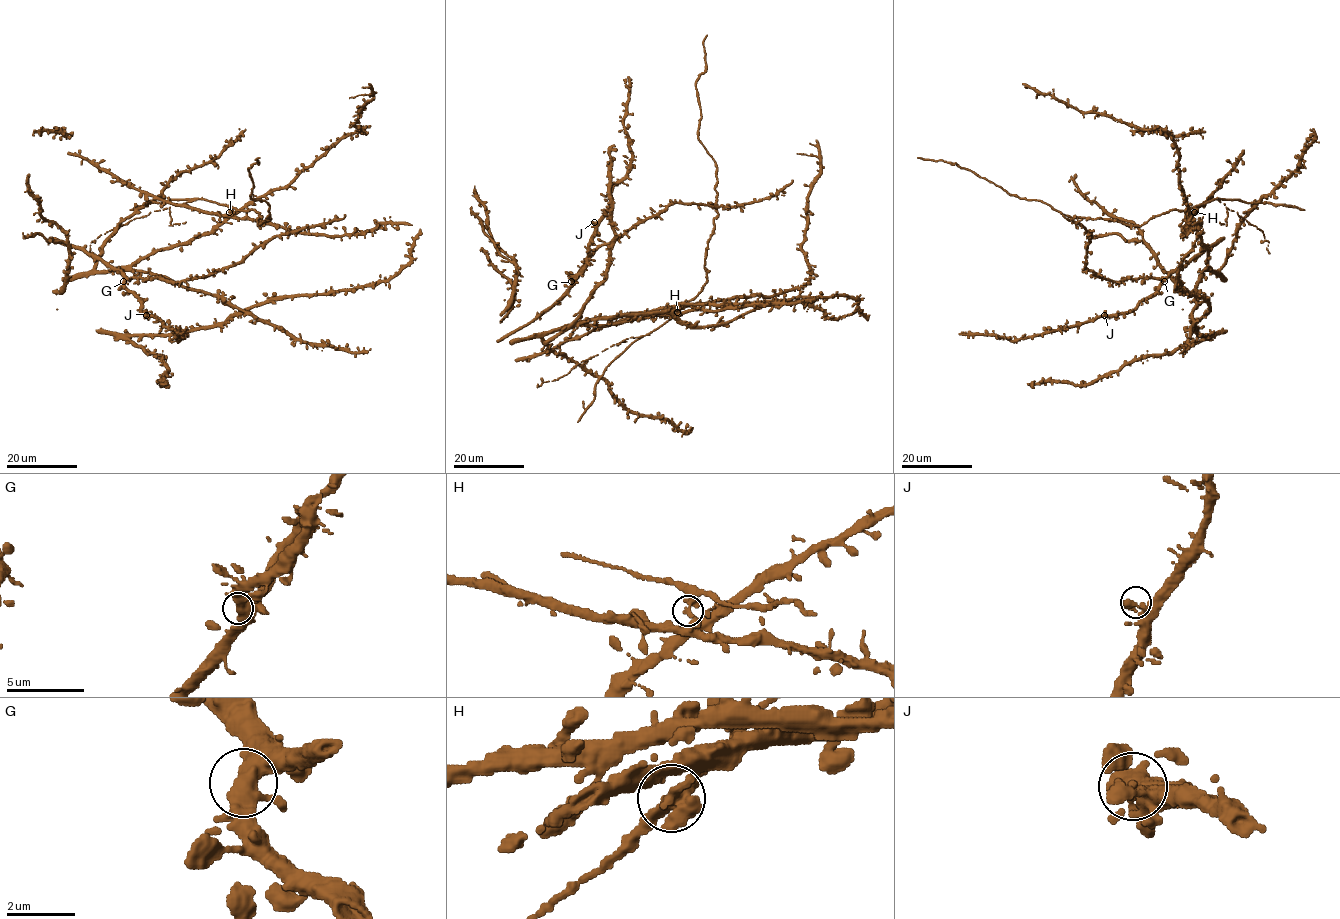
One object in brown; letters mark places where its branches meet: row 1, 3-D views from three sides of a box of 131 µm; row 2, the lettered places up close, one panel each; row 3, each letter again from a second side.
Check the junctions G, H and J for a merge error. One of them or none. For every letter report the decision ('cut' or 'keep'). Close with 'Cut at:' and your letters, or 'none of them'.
G: keep
H: cut
J: keep
Cut at: H

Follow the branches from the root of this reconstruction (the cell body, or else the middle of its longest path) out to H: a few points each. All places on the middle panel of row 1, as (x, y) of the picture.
H: (689, 302), (677, 312)

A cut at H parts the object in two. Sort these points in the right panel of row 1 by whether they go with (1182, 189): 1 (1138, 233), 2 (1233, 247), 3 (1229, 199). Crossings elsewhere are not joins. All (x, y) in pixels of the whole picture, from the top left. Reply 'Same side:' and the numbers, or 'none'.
Same side: 1, 2

